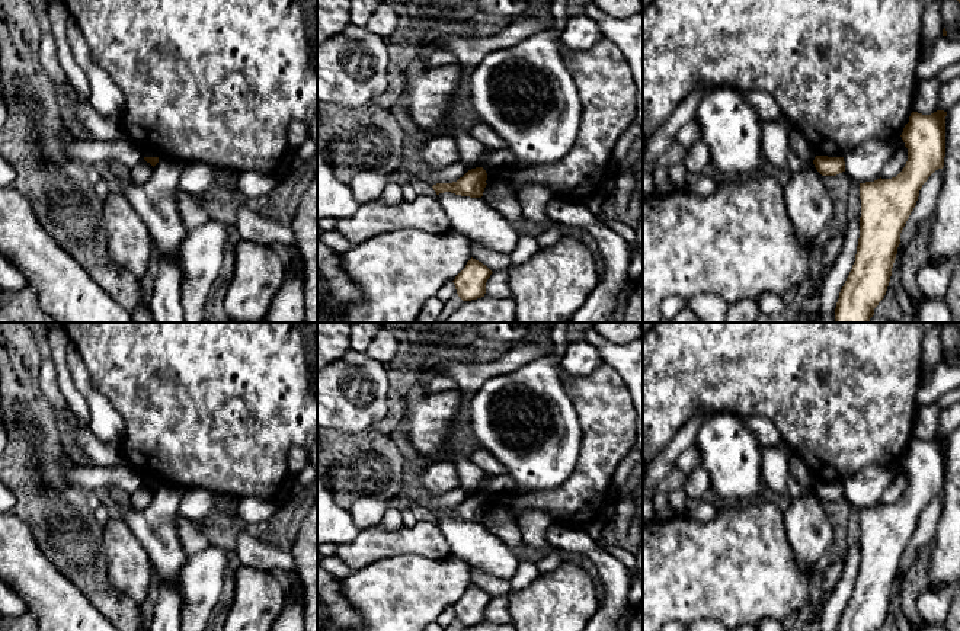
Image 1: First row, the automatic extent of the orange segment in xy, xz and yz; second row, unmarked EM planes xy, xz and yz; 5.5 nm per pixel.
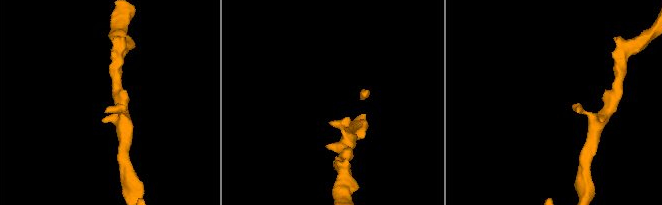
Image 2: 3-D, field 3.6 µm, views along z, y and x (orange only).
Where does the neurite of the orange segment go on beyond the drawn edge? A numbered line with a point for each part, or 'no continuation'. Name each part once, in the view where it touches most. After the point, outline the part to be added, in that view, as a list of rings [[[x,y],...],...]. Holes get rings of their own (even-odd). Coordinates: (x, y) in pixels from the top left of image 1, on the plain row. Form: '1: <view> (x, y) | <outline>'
no continuation

